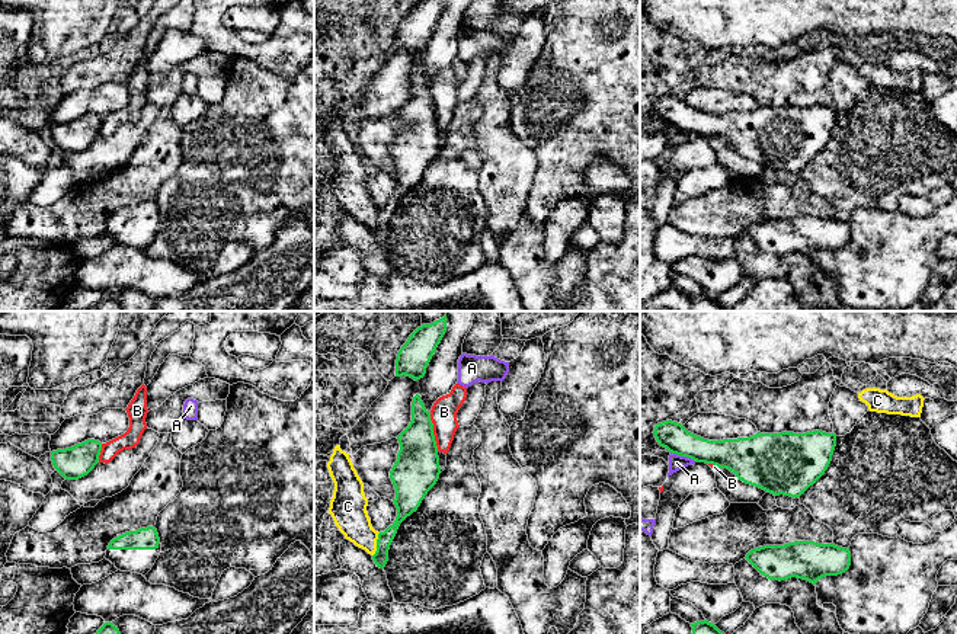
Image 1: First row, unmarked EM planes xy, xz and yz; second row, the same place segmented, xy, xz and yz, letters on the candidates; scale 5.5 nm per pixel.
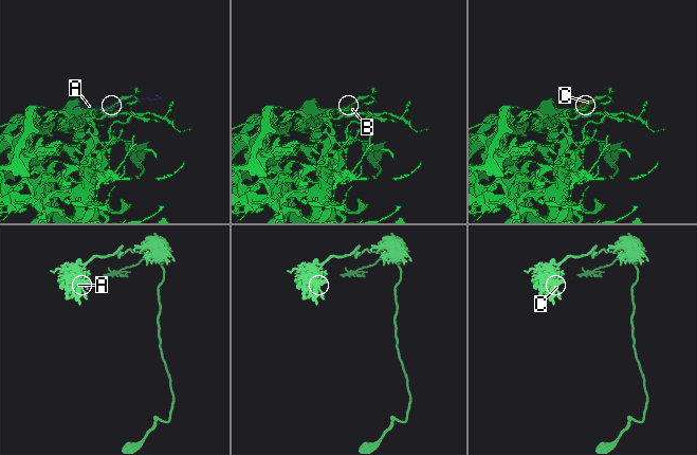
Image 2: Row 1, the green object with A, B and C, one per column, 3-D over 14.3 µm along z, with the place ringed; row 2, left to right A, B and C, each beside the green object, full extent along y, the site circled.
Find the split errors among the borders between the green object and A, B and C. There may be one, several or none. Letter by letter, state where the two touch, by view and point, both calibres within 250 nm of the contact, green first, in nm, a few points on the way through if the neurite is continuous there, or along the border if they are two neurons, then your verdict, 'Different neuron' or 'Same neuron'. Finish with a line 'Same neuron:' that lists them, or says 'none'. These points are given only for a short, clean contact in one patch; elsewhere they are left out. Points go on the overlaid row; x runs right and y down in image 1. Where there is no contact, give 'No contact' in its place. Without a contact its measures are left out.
A: Touches green at yz (685, 455). Thickness 170 nm (green) against 90 nm. Boundary: yz (672, 452), (697, 461). Different neuron
B: Touches green at xz (432, 432). Thickness 260 nm (green) against 140 nm. Boundary: xz (429, 413), (438, 451). Different neuron
C: Touches green at xz (377, 544). Thickness 90 nm (green) against 200 nm. Boundary: xz (380, 532), (373, 556). Different neuron
Same neuron: none

